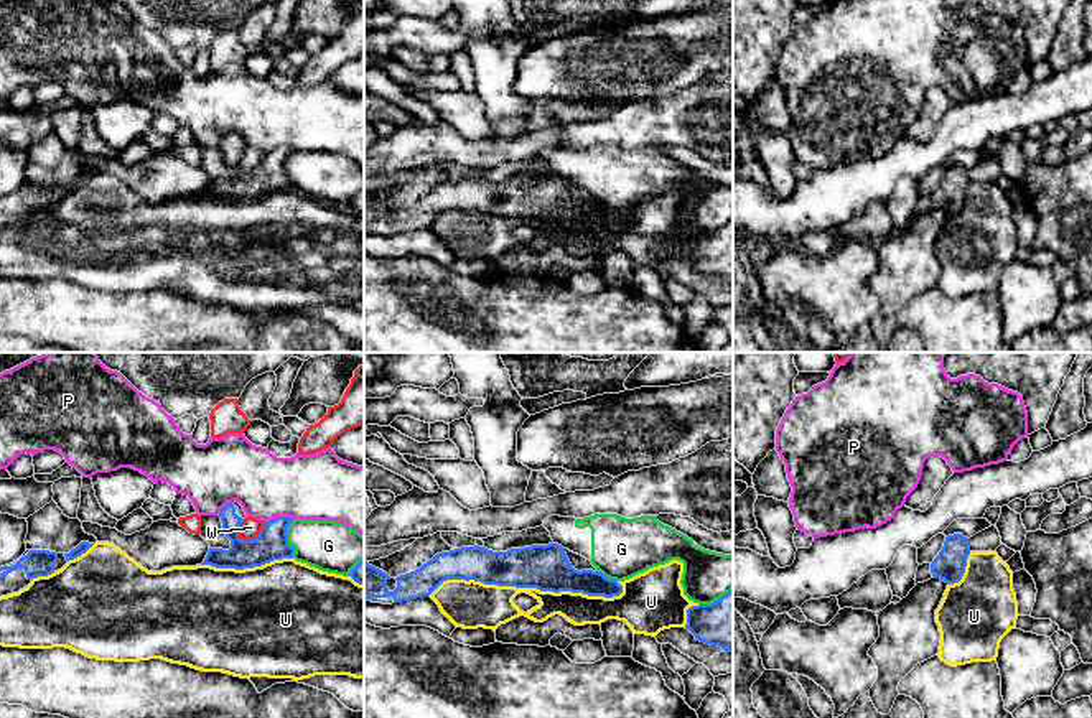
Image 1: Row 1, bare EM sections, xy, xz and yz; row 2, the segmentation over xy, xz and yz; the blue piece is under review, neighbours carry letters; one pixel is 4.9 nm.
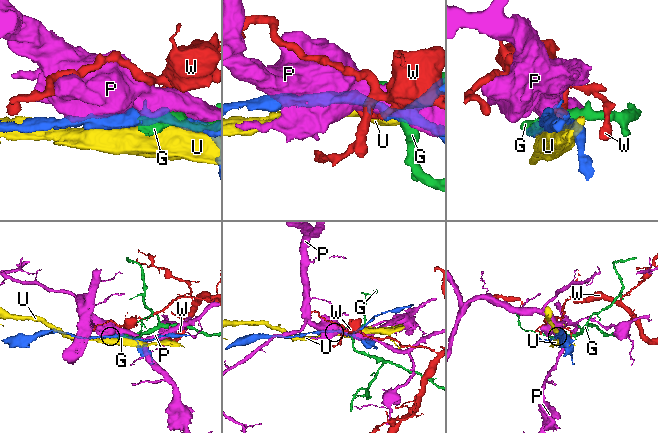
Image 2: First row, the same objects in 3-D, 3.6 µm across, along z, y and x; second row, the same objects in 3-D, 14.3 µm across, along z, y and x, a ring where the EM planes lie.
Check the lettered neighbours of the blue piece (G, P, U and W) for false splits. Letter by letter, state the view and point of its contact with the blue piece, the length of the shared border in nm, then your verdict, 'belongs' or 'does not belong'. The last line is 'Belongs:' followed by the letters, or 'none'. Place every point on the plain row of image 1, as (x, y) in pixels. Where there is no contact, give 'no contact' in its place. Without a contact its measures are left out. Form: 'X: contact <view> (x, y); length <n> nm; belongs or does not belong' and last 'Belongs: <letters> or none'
G: contact xy (287, 170); length 190 nm; does not belong
P: contact xy (279, 149); length 140 nm; does not belong
U: contact xz (527, 218); length 950 nm; does not belong
W: contact xy (254, 170); length 160 nm; does not belong
Belongs: none

